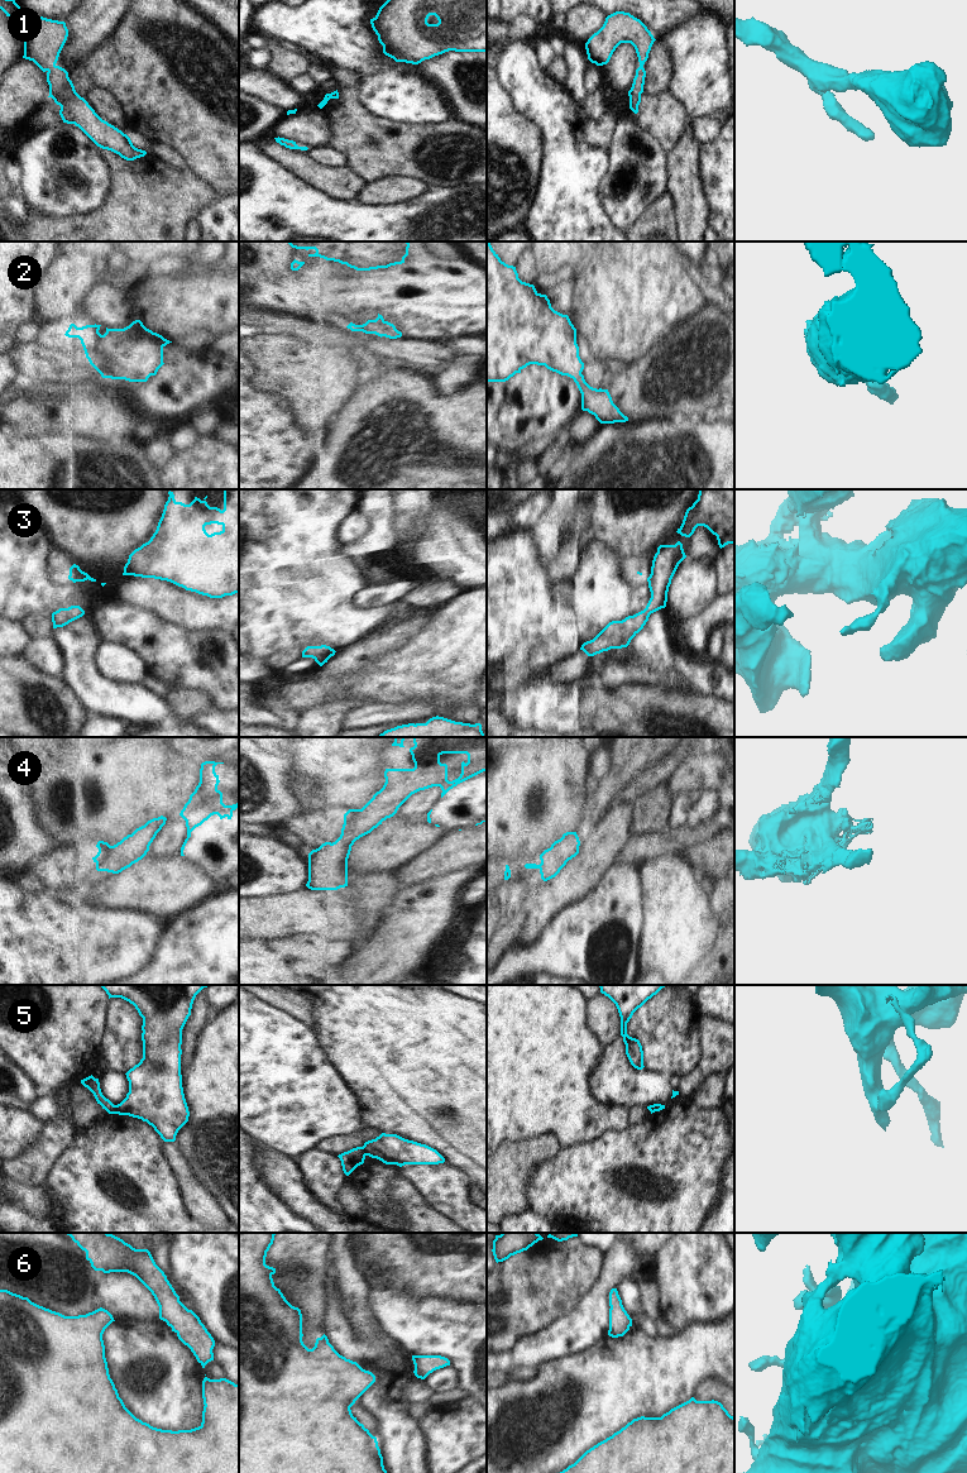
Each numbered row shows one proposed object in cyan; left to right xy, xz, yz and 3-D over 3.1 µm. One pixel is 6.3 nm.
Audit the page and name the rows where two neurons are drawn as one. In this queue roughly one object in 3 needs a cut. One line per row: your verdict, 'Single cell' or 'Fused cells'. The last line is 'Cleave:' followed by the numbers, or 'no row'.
1: Single cell
2: Single cell
3: Single cell
4: Single cell
5: Fused cells
6: Single cell
Cleave: 5.

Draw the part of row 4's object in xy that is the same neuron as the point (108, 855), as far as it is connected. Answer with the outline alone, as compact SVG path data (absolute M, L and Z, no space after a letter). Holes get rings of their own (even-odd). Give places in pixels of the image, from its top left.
M163 816L153 818L114 846L99 841L96 845L99 852L92 857L96 870L119 874L142 860L166 821L167 818Z

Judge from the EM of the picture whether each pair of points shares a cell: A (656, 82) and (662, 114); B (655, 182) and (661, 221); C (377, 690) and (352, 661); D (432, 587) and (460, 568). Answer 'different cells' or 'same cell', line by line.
A: different cells
B: different cells
C: different cells
D: different cells

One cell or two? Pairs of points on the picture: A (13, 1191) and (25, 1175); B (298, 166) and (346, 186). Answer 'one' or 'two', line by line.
A: two
B: one

